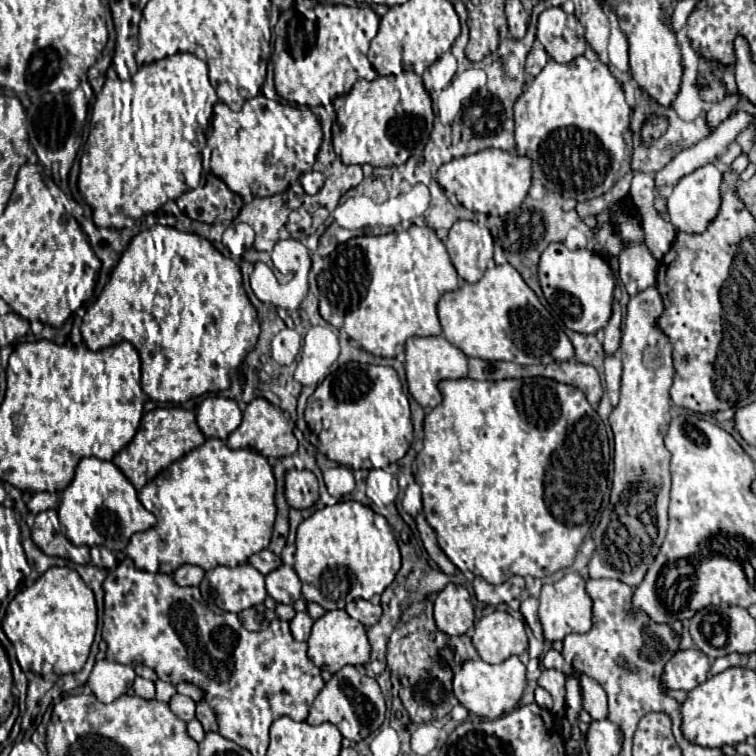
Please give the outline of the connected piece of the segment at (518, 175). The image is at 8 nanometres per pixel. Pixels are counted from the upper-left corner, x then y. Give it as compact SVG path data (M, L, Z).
M487 148L487 150L479 150L473 154L461 156L461 158L453 158L451 162L443 164L437 170L435 180L439 182L439 186L445 192L455 194L455 198L467 210L481 212L481 214L505 216L505 214L513 212L515 208L519 208L519 204L523 202L523 198L529 192L531 160L527 160L527 156L509 154L505 150Z

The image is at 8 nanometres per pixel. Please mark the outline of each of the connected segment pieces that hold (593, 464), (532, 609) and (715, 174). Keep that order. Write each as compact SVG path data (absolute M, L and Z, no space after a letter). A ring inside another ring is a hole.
M459 378L459 380L441 380L439 390L443 394L443 400L439 406L435 406L425 416L423 450L417 454L417 472L415 472L415 482L421 486L421 494L423 494L423 514L429 522L429 526L437 534L439 548L447 554L447 558L461 572L471 570L475 576L483 576L489 584L503 584L505 580L509 580L515 574L517 576L531 574L533 578L543 578L543 576L551 576L553 572L557 572L561 568L571 566L585 534L591 528L591 520L595 520L595 516L601 508L601 500L607 492L607 466L609 466L607 432L605 432L603 420L591 408L585 394L575 386L561 384L551 378L485 380L481 382L471 380L471 378Z
M527 596L527 598L523 598L519 610L521 610L527 626L531 628L533 636L535 636L537 640L543 640L543 638L541 638L541 636L543 636L543 634L541 634L541 624L539 624L539 618L537 618L537 608L539 608L539 600L533 598L533 596Z
M705 164L703 168L697 168L695 172L683 176L683 180L677 182L671 196L667 198L669 222L677 230L683 230L683 232L689 232L689 234L703 232L703 228L707 228L707 224L719 212L719 206L721 206L721 182L723 182L723 174L713 164Z

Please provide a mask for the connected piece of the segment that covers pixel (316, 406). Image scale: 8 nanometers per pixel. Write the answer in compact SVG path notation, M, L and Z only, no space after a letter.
M359 362L343 364L341 368L331 372L309 396L305 408L305 420L311 432L319 440L319 452L325 454L329 460L341 466L349 466L353 470L385 468L391 462L401 460L413 442L409 400L403 394L399 376L391 366L375 366L375 364L359 364Z

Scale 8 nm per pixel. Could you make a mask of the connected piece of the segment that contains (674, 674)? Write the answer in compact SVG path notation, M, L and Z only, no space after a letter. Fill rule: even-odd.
M697 648L677 650L675 656L667 662L661 680L667 688L689 692L691 688L707 680L709 668L711 668L709 658Z

